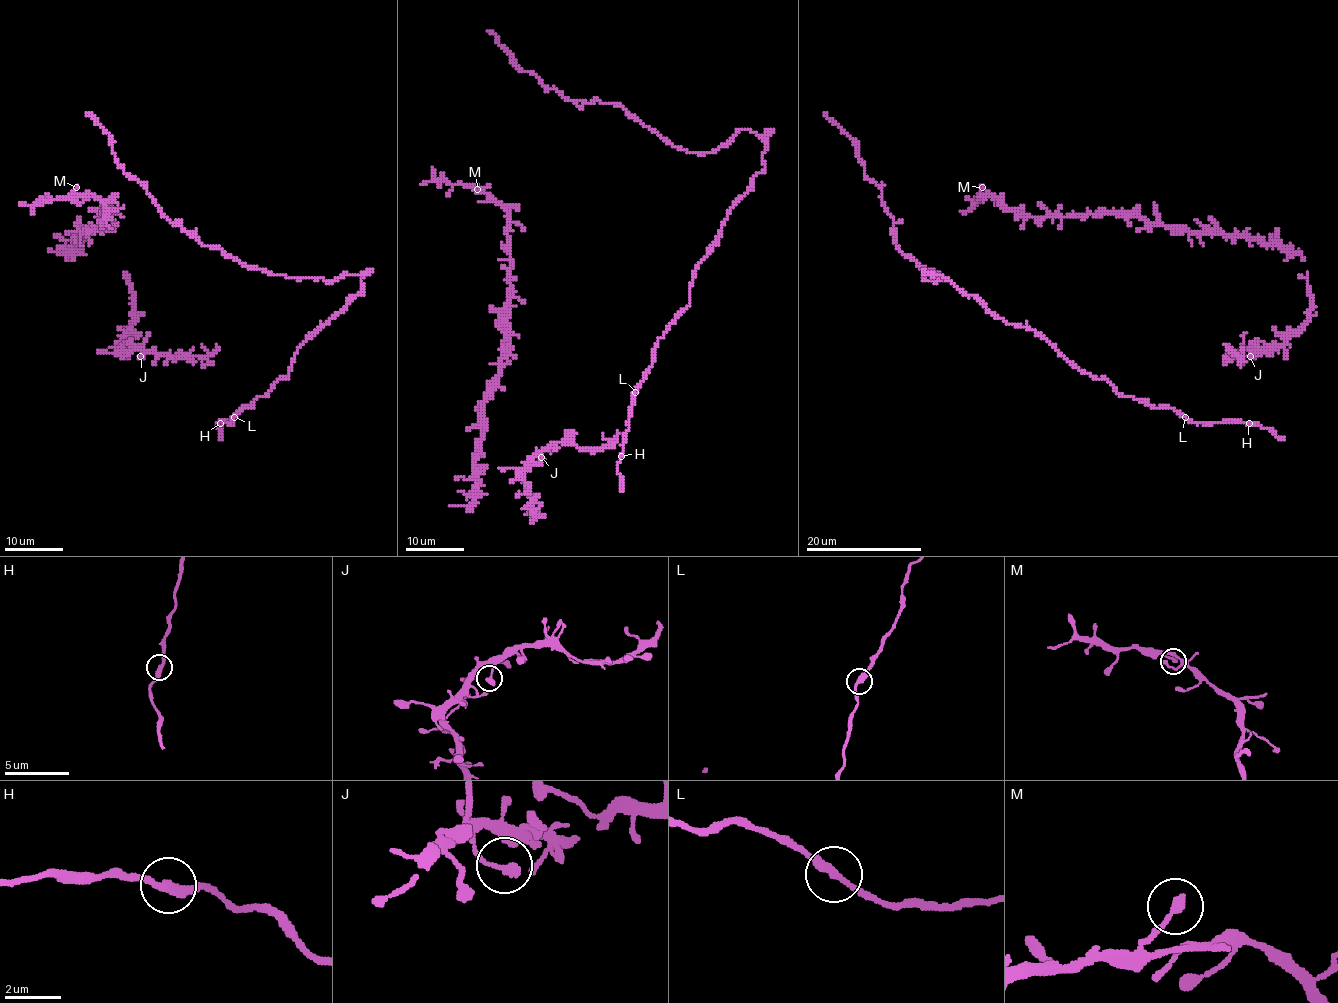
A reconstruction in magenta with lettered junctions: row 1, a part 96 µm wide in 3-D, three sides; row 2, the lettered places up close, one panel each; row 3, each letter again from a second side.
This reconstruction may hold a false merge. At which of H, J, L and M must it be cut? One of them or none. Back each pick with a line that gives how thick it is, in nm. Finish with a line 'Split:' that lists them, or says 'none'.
Split: none

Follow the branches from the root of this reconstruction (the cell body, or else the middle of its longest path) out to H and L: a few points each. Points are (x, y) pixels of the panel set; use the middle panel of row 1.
H: (629, 408), (628, 431), (621, 456)
L: (629, 408), (635, 392)

